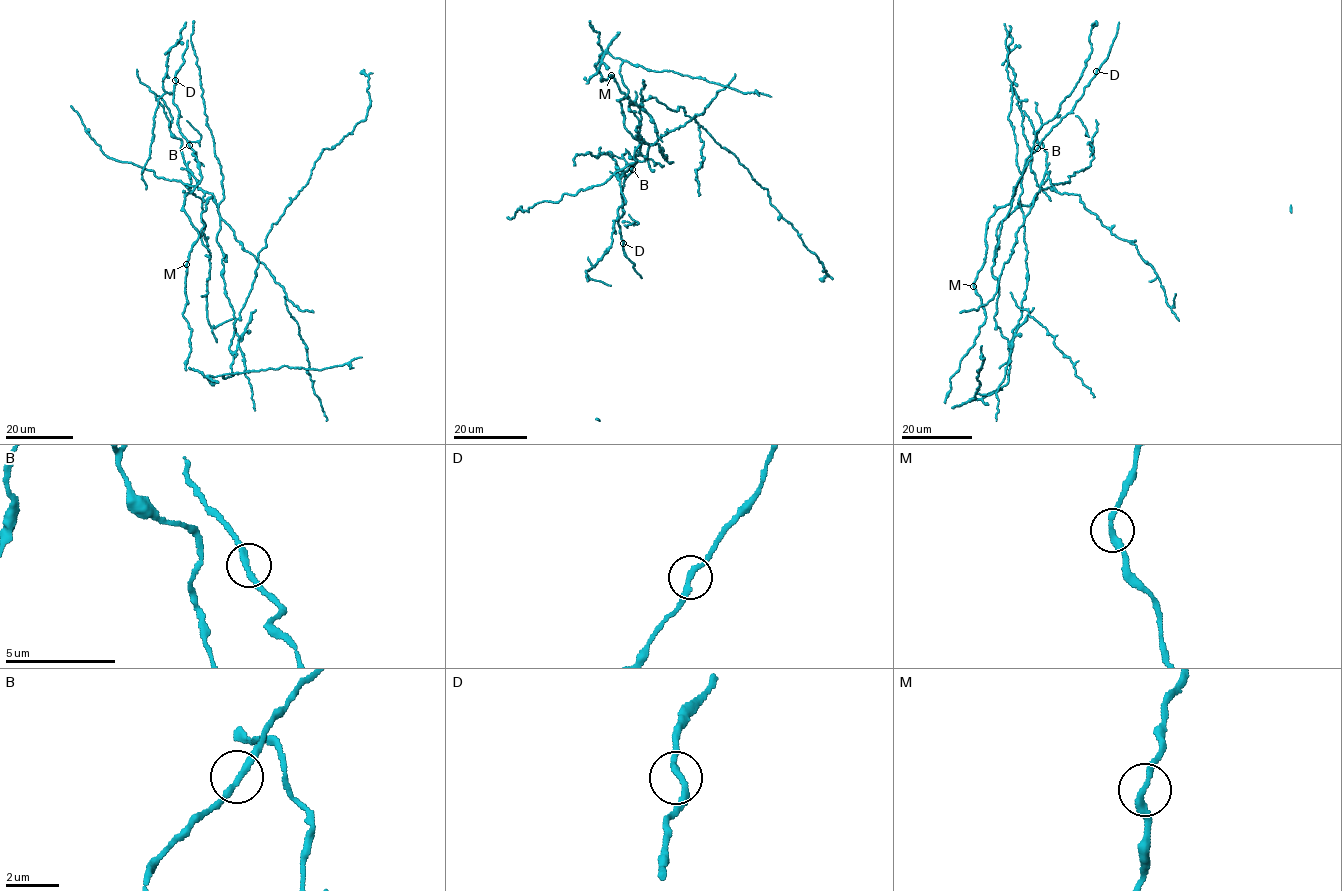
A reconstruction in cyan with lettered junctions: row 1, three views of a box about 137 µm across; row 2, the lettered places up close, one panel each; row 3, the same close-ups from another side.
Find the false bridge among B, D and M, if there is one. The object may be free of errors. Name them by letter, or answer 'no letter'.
M

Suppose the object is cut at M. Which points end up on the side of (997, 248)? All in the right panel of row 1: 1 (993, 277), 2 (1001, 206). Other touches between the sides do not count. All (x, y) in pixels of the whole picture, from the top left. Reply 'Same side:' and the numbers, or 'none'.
Same side: 1

